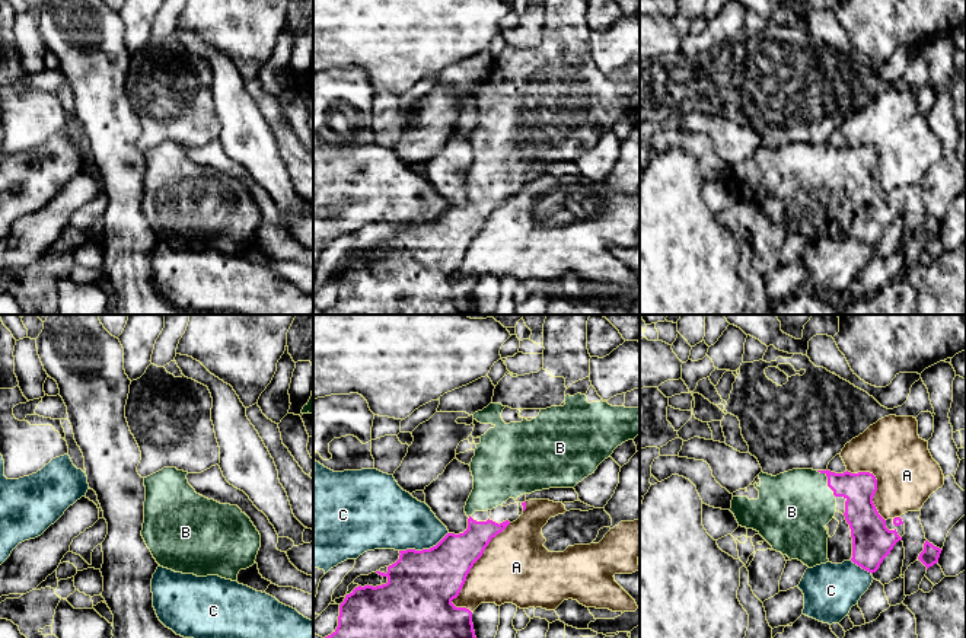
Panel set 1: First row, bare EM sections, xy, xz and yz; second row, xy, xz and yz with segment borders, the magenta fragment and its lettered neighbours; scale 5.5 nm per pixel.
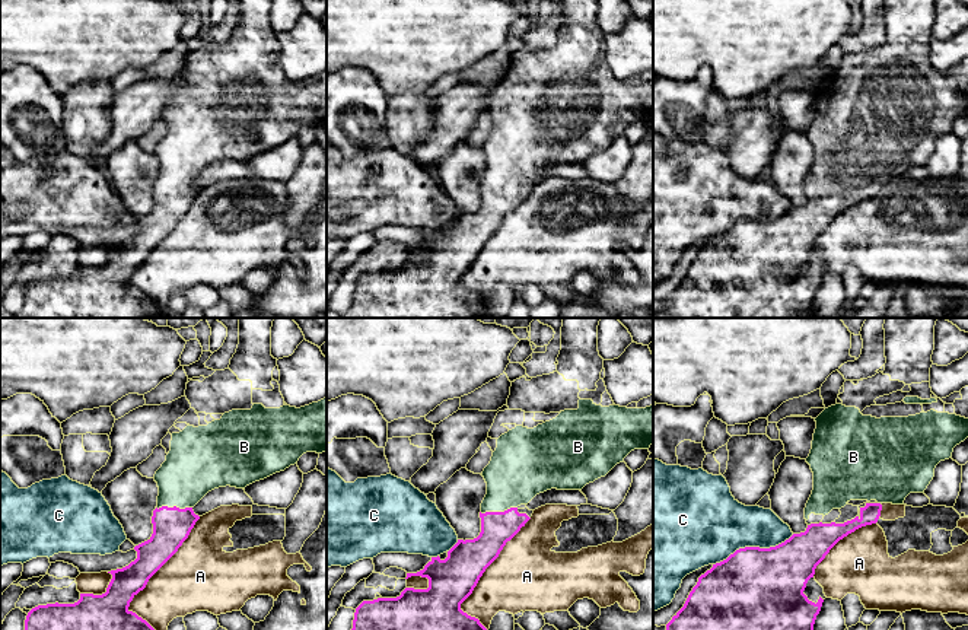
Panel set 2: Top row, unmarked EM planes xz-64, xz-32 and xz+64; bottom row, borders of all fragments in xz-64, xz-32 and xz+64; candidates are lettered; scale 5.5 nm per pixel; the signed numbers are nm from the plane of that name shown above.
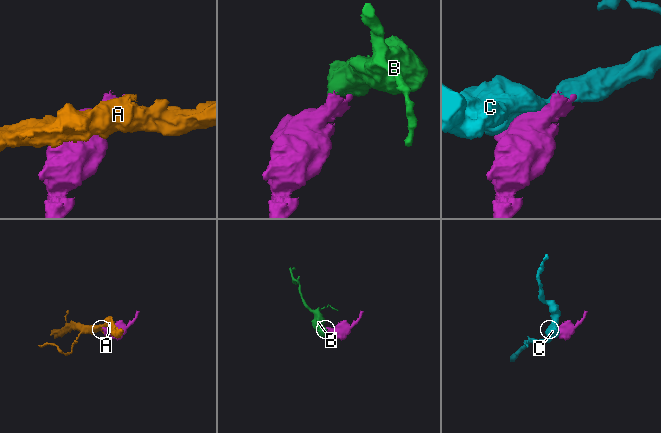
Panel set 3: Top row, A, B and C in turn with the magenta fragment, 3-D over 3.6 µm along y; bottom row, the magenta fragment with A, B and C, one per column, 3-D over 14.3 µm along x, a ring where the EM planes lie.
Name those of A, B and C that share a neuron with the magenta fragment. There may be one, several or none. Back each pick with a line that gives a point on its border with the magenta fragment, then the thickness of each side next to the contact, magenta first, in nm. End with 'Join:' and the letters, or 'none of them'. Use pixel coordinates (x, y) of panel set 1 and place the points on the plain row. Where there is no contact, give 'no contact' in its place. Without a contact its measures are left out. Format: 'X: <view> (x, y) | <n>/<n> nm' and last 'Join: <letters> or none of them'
B: yz (828, 156) | 180/400 nm
Join: B

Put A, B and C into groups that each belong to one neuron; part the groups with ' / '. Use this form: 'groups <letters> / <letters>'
groups A / B / C

